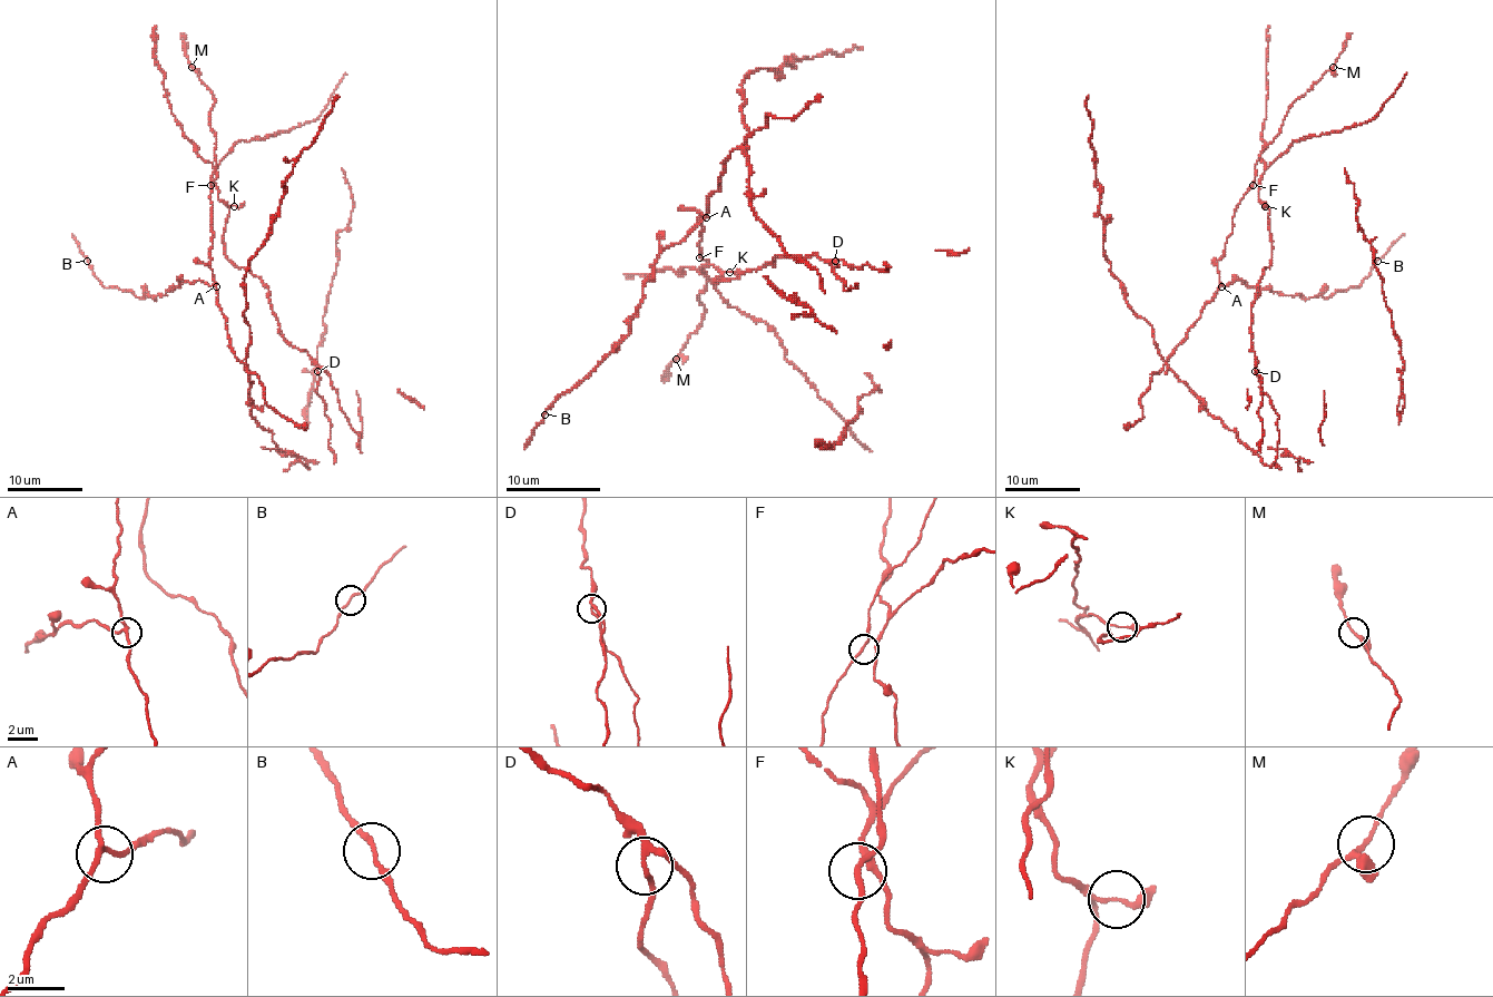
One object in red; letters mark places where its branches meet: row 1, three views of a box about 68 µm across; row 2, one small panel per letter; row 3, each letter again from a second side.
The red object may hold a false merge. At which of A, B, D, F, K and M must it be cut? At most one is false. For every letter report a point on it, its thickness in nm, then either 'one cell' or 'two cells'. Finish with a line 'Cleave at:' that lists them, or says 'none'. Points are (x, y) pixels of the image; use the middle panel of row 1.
A: (706, 217) | 180 nm | one cell
B: (544, 414) | 150 nm | one cell
D: (835, 261) | 150 nm | two cells
F: (699, 257) | 140 nm | one cell
K: (729, 272) | 150 nm | one cell
M: (676, 359) | 160 nm | one cell
Cleave at: D

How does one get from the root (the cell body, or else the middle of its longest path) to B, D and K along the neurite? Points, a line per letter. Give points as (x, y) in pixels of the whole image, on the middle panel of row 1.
B: (699, 248), (699, 213), (704, 217), (659, 255), (628, 333), (543, 413)
D: (699, 248), (701, 264), (714, 264), (720, 272), (723, 279), (716, 281), (760, 270), (777, 255), (834, 260)
K: (699, 248), (701, 264), (714, 264), (723, 272), (730, 272)

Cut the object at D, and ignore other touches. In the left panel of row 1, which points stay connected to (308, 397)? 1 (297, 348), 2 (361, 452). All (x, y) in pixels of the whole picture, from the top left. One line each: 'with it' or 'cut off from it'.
1: cut off from it
2: cut off from it

